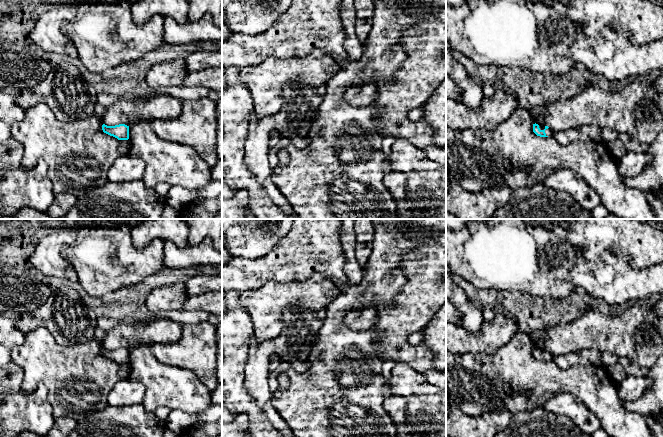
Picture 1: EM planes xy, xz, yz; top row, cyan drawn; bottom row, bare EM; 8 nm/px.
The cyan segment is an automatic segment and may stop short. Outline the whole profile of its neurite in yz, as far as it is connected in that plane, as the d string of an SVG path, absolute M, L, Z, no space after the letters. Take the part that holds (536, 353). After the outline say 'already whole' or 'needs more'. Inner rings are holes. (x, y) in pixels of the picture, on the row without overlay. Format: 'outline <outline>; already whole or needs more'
outline M533 348L533 356L540 361L552 360L553 354L544 348Z; needs more

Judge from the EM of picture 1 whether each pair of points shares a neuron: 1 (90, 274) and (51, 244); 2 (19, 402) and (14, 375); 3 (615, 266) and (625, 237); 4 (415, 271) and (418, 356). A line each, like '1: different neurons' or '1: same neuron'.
1: different neurons
2: different neurons
3: different neurons
4: same neuron

